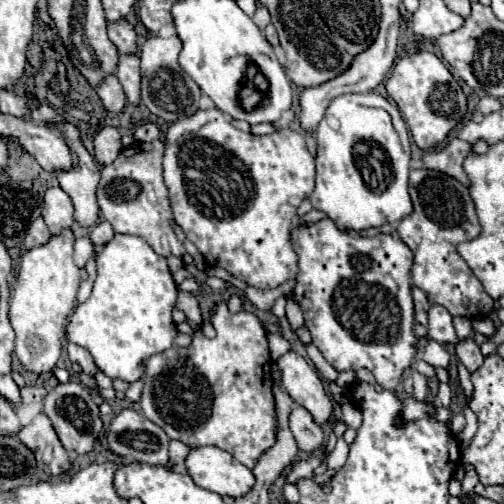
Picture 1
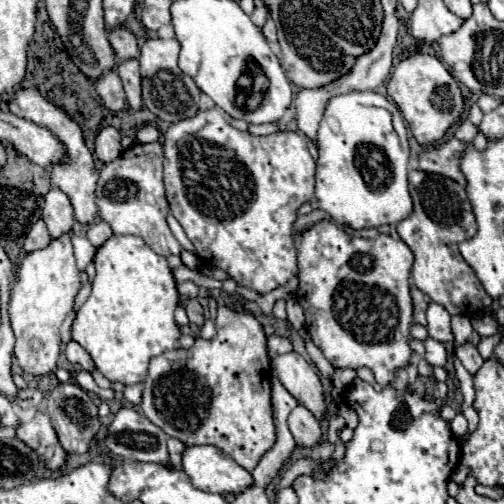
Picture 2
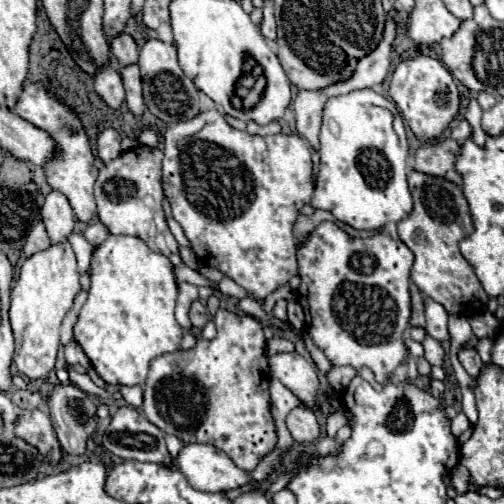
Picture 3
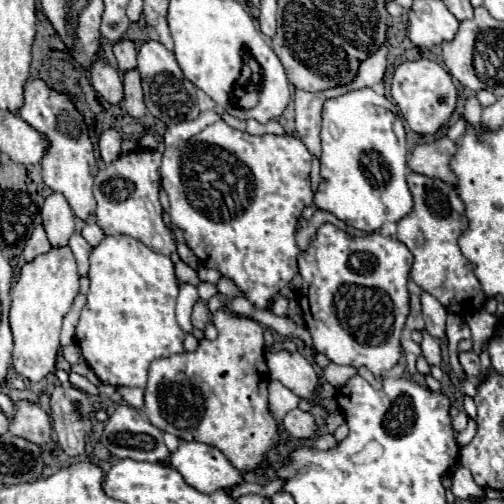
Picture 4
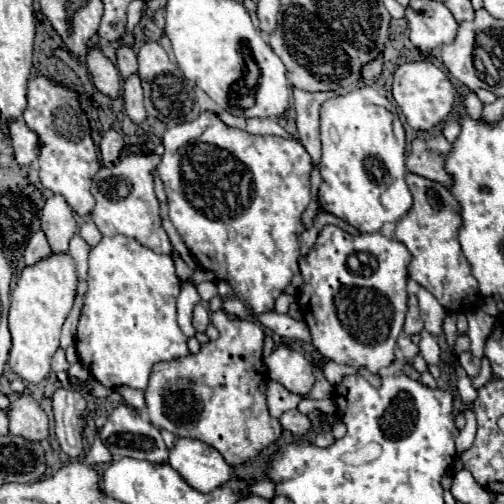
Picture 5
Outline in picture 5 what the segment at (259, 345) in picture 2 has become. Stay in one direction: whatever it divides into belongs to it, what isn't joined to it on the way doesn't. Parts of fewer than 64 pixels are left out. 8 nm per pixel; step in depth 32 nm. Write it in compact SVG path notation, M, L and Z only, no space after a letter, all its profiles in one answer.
M224 310L212 314L212 324L220 332L218 340L202 344L198 354L190 354L184 360L176 360L176 364L156 364L156 372L152 372L152 380L144 392L146 408L154 426L164 428L178 438L188 436L204 440L208 446L216 448L228 464L240 466L244 462L254 462L258 452L282 434L280 422L268 414L266 406L268 372L262 362L264 334L258 322L238 320L236 316L226 314Z

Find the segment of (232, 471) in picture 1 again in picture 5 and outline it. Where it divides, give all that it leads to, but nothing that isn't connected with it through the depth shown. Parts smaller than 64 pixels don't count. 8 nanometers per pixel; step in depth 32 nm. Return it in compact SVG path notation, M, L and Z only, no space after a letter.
M178 438L172 448L168 448L168 464L176 468L176 472L198 492L212 492L220 484L226 484L228 480L234 478L232 468L226 464L226 460L216 452L216 448L200 442L200 440L190 440L190 438Z

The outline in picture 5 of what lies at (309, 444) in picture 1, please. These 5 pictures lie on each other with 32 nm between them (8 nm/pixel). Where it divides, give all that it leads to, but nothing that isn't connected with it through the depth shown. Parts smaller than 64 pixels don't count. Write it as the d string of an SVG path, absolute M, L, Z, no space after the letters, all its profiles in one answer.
M288 410L280 416L280 424L284 430L290 430L292 434L300 436L300 434L306 434L310 430L310 420L308 416L300 414L298 410Z

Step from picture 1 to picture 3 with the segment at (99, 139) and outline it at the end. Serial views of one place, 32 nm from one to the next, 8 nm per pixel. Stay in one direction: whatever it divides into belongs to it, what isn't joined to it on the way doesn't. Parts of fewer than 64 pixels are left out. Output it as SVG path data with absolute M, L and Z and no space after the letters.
M106 128L100 136L98 136L98 156L104 164L108 164L110 160L118 158L122 148L120 148L122 136L120 132L116 132L114 128Z

